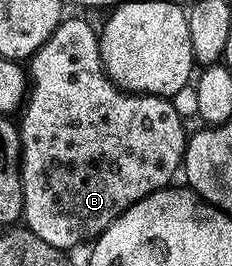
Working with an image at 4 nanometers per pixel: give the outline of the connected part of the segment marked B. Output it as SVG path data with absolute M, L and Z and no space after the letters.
M62 19L56 30L39 46L39 50L34 52L27 61L27 95L25 103L20 109L19 127L21 129L21 181L23 182L23 217L24 227L29 228L47 246L55 246L62 250L77 248L81 243L92 242L101 233L111 226L121 215L135 202L147 198L153 192L160 192L161 189L170 187L174 183L173 175L178 175L185 158L185 146L187 143L187 131L185 132L186 121L176 112L172 99L164 96L143 96L131 92L124 92L118 88L112 80L105 74L105 67L101 61L101 51L97 41L99 32L96 27L92 28L85 20Z

